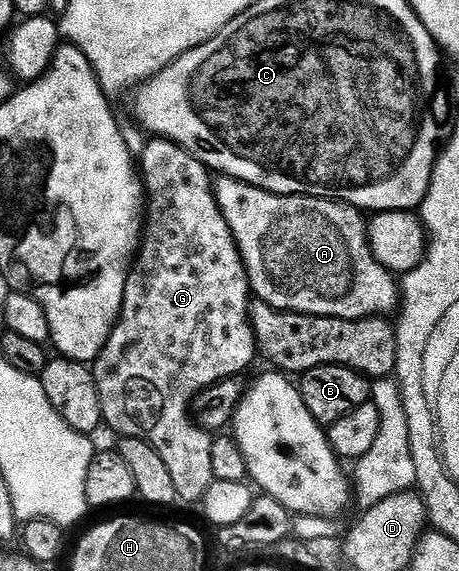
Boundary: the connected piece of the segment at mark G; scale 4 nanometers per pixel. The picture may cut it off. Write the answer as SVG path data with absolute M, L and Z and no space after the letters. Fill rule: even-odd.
M158 137L152 138L147 144L145 153L141 157L141 182L145 188L145 230L141 235L141 246L137 252L137 258L134 260L133 266L127 273L127 284L125 285L125 293L123 294L123 308L119 310L119 319L115 322L115 328L111 330L111 336L106 345L103 346L103 351L100 353L98 359L93 364L93 370L95 372L95 384L99 390L99 396L101 397L101 413L103 414L103 423L106 426L111 426L116 431L116 436L128 439L129 437L137 437L141 441L145 441L149 445L153 445L153 449L157 449L157 453L161 453L161 461L165 461L165 466L169 468L169 473L173 476L173 489L177 489L177 500L187 503L195 503L195 505L202 504L205 493L209 489L209 485L216 480L213 473L213 449L211 448L212 436L208 432L200 431L195 426L194 422L189 420L189 412L191 410L191 402L194 401L195 395L201 393L205 388L211 387L214 383L221 382L222 379L230 379L232 377L242 376L242 371L250 365L254 359L257 359L257 348L255 346L255 334L251 328L251 316L249 314L249 300L252 298L253 292L251 290L251 283L247 280L247 270L243 264L243 258L239 253L239 246L235 244L235 238L233 237L231 230L229 229L227 222L225 221L223 214L221 213L219 206L215 201L215 195L213 192L212 180L209 176L208 168L203 166L203 163L199 159L195 159L187 152L183 147L179 147L176 143L170 143L167 139L160 139Z

